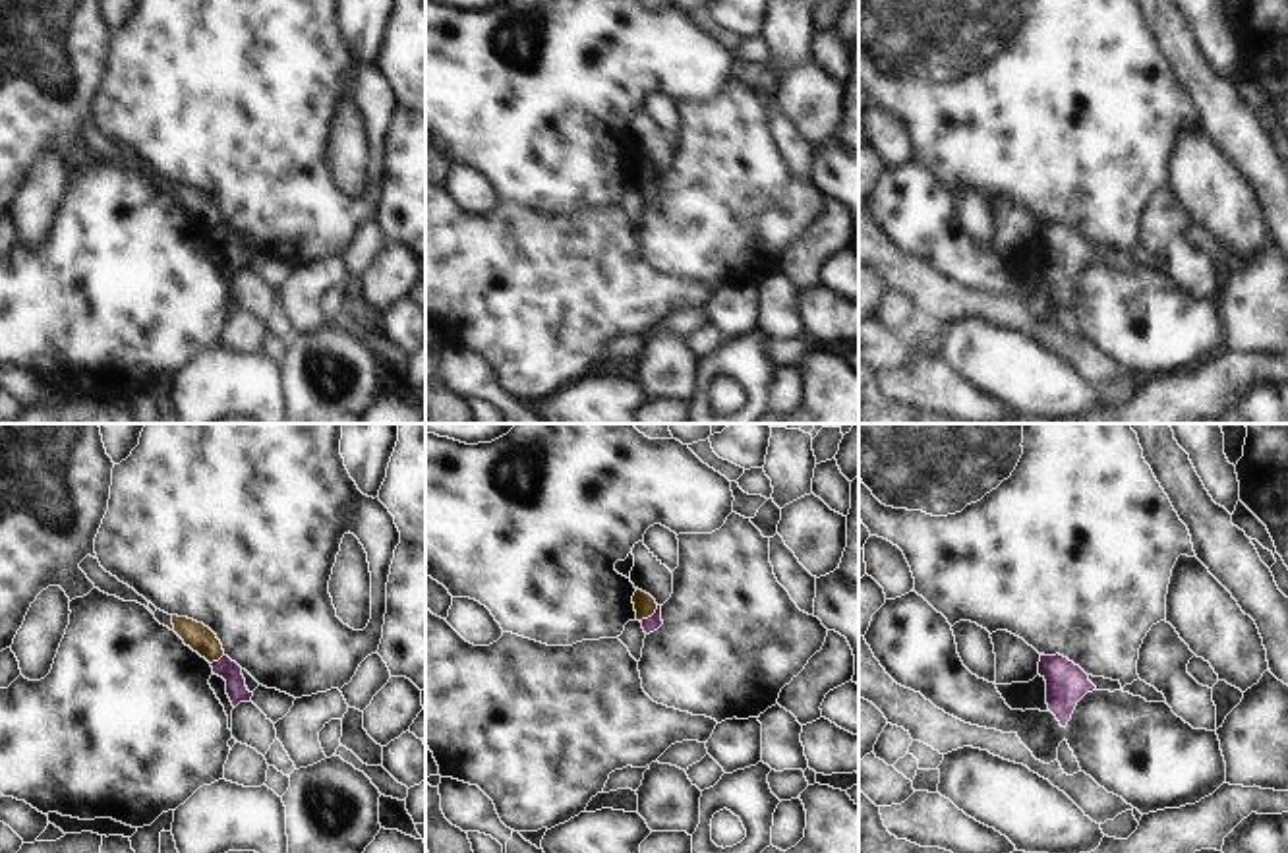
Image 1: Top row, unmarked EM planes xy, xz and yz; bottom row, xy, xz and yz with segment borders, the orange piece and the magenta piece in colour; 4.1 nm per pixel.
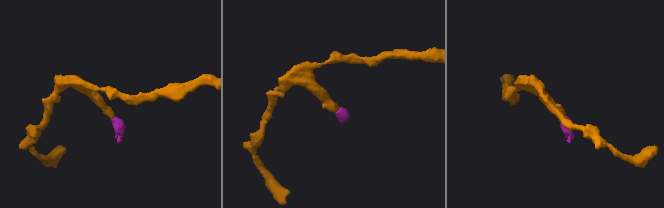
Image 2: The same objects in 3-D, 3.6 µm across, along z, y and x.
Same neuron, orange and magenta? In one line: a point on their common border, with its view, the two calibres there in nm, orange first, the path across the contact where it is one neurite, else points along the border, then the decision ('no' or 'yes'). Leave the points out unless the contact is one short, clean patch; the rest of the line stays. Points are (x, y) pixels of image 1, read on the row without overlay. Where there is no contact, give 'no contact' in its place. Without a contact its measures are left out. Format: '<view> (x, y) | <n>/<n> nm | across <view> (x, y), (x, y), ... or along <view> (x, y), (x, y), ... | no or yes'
xz (650, 182) | 90/70 nm | along xz (658, 173), (641, 188) | no

